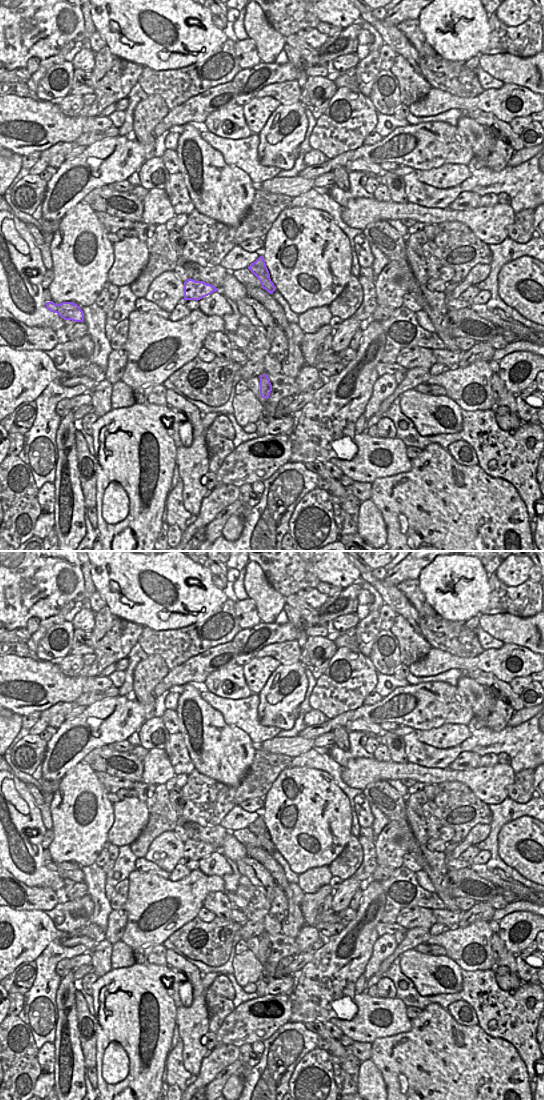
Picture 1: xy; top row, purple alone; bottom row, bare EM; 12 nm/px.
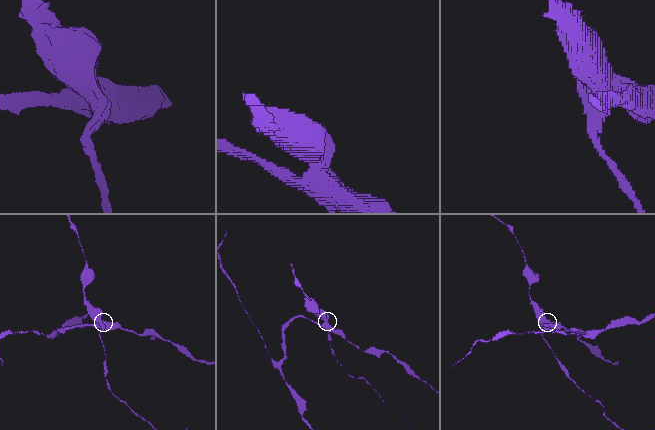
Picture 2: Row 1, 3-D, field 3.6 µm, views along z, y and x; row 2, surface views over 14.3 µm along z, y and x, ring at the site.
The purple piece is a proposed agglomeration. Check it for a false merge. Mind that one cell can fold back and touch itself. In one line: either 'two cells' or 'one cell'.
two cells

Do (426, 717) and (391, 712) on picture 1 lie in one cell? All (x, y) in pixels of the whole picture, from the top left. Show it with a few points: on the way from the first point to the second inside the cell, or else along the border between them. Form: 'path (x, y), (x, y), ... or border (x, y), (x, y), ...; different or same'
path (417, 712), (400, 712); same

